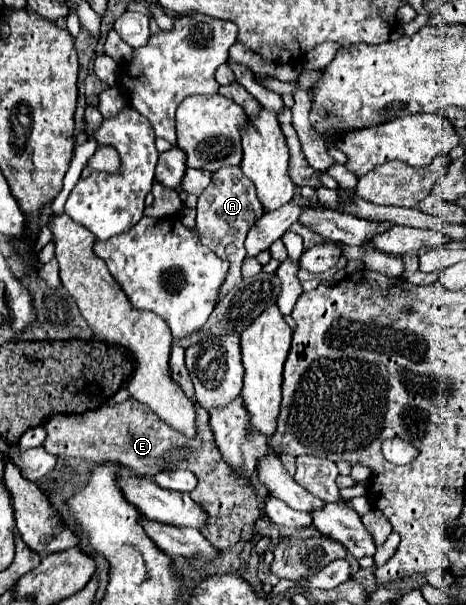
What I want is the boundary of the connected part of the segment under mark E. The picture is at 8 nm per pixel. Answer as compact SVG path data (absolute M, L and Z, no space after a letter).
M173 345L171 349L171 379L183 389L189 401L195 403L195 427L197 435L193 439L183 437L183 433L171 429L167 423L159 421L151 409L135 399L127 399L121 405L103 405L97 411L87 411L83 415L53 415L43 425L47 429L45 451L57 455L61 459L81 457L93 463L119 463L131 467L137 475L155 477L159 471L171 469L189 469L199 479L195 491L191 491L191 499L203 507L209 517L209 525L203 531L203 537L217 545L219 551L231 549L237 545L241 531L245 525L257 523L265 511L257 503L257 493L253 485L243 485L243 481L235 481L231 477L231 469L227 469L227 461L223 461L219 447L215 445L215 435L211 433L209 413L195 401L193 383L185 369L185 349Z

